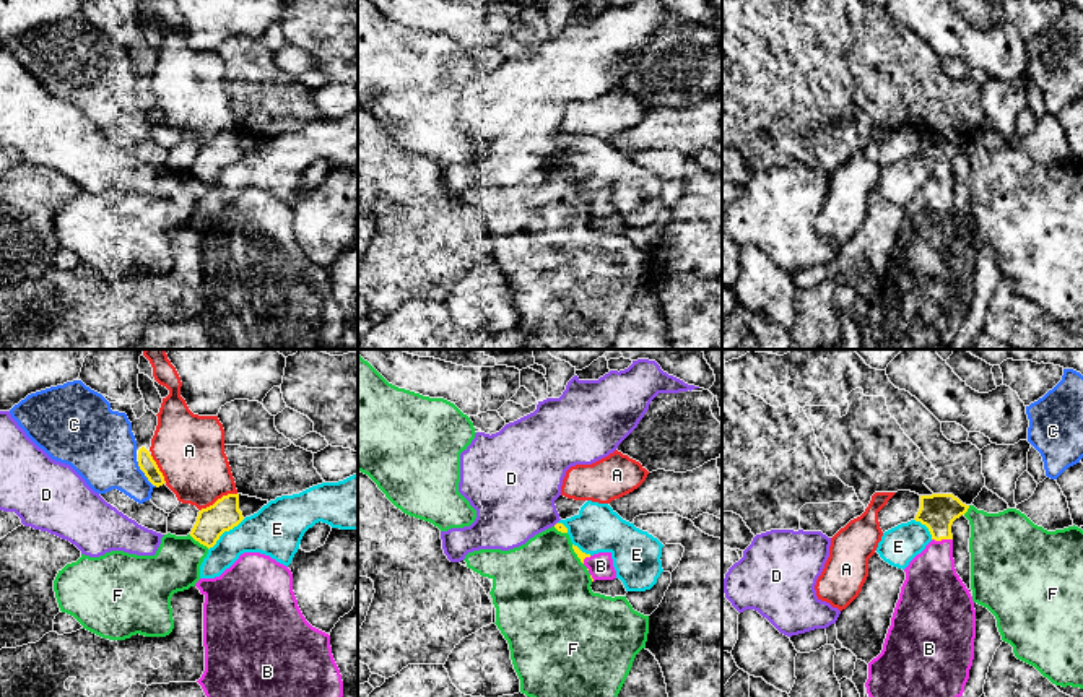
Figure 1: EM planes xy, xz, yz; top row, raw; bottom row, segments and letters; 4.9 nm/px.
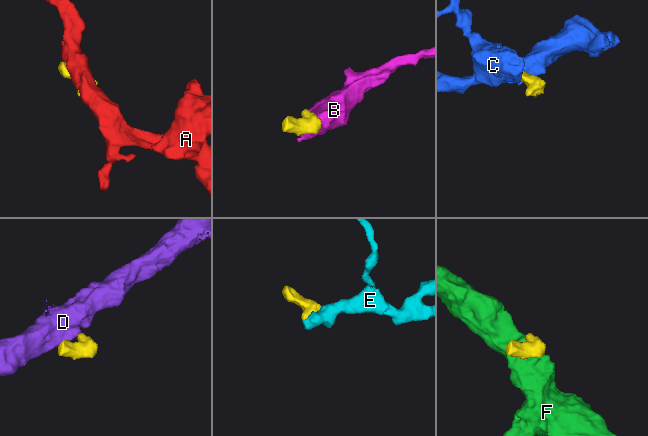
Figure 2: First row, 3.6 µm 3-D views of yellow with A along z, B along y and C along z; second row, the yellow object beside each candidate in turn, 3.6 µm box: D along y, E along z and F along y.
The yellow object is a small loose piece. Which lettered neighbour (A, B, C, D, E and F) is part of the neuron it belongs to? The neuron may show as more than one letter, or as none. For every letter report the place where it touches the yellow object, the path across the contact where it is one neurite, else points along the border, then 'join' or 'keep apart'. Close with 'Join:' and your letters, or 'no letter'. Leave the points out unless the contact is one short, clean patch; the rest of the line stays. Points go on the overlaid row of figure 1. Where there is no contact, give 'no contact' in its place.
A: meets yellow in xy at (218, 499); keep apart
B: meets yellow in yz at (942, 538); runs through yz (937, 512), (942, 538), (932, 571), (932, 587); join
C: meets yellow in xy at (145, 475); keep apart
D: no contact; keep apart
E: meets yellow in xy at (225, 530); border along xy (244, 519), (226, 530), (208, 549); keep apart
F: meets yellow in xy at (199, 541); keep apart
Join: B

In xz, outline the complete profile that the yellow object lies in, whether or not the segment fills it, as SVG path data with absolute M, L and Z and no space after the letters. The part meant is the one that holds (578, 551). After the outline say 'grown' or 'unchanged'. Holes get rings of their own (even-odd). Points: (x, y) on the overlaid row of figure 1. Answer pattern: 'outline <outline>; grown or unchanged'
outline M572 544L574 552L581 562L587 567L592 582L595 580L613 580L616 578L616 570L613 567L611 552L585 554L577 546Z; grown

